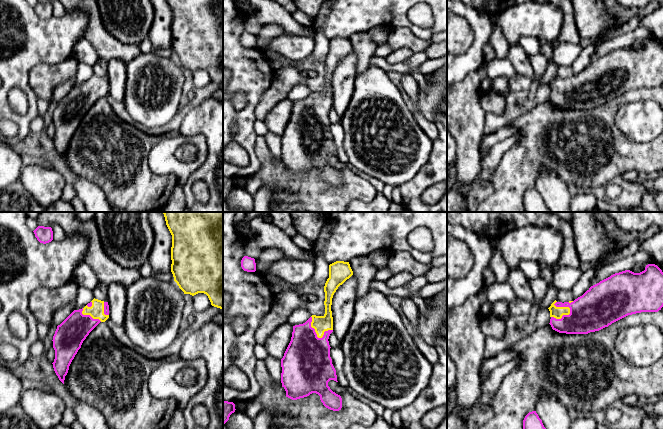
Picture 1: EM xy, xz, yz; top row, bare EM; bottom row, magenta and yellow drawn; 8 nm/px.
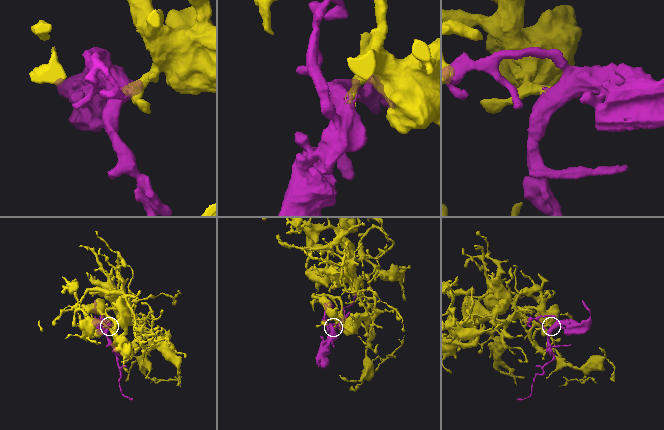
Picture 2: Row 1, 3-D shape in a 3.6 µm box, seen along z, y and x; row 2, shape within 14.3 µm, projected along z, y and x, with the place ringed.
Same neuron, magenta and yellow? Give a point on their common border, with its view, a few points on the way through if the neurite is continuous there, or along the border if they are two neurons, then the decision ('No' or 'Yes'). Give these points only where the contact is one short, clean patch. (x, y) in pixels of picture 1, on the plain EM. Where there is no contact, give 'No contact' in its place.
Touches magenta at yz (562, 92). Path across: yz (592, 87), (582, 92), (562, 92), (557, 88). Yes

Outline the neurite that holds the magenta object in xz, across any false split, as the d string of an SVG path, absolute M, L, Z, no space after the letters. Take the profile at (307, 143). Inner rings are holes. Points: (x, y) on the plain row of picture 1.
M349 38L330 40L329 54L324 62L325 90L312 91L305 99L293 102L291 117L281 135L281 159L286 173L297 176L316 169L326 184L341 186L341 172L328 162L330 156L338 158L328 115L333 108L333 71L352 51Z

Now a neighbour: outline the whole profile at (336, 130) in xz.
M341 122L330 124L330 133L336 146L338 160L343 164L349 163L349 158L343 148L344 129Z

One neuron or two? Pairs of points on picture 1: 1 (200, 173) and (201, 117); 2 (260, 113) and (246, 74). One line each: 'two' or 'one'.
1: one
2: two

